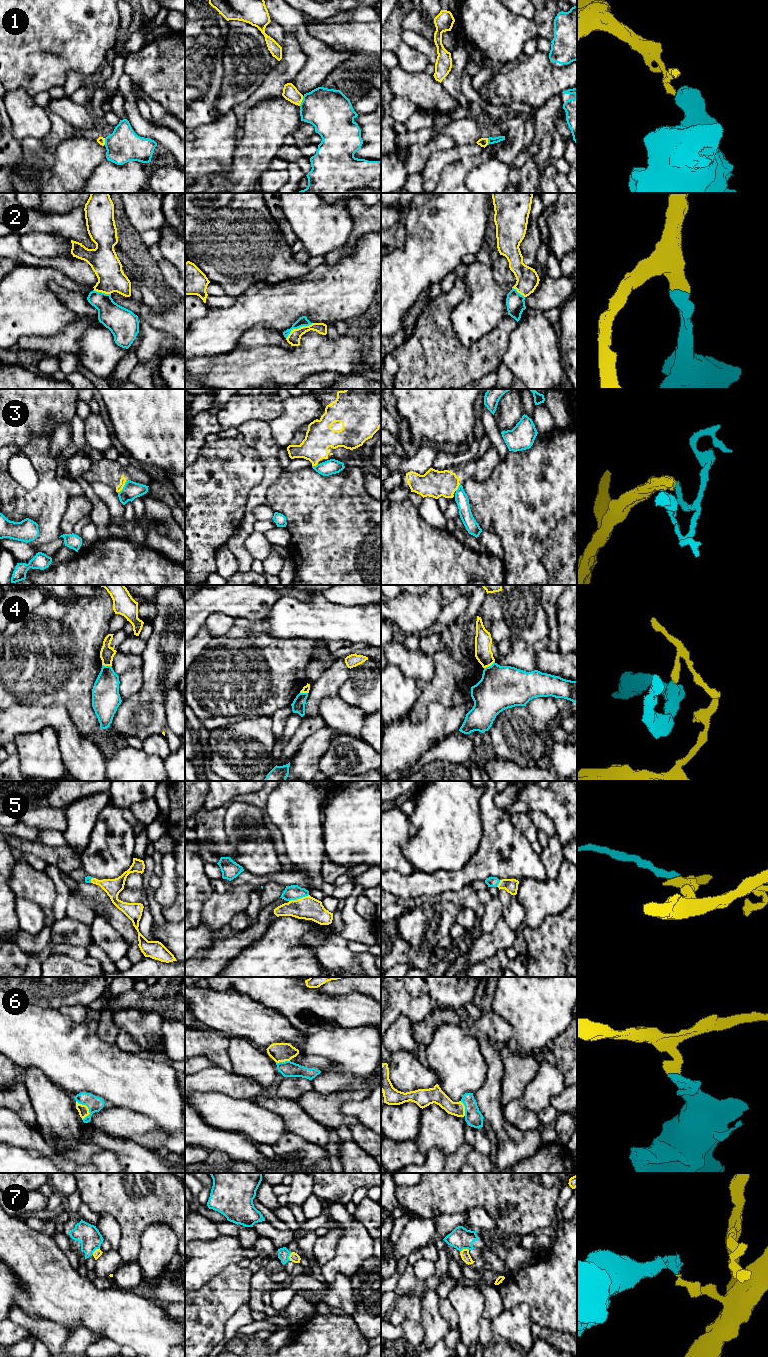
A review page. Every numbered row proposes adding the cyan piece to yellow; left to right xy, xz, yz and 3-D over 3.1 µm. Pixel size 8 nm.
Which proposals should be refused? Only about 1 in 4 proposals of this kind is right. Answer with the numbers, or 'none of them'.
1, 3, 4, 7

